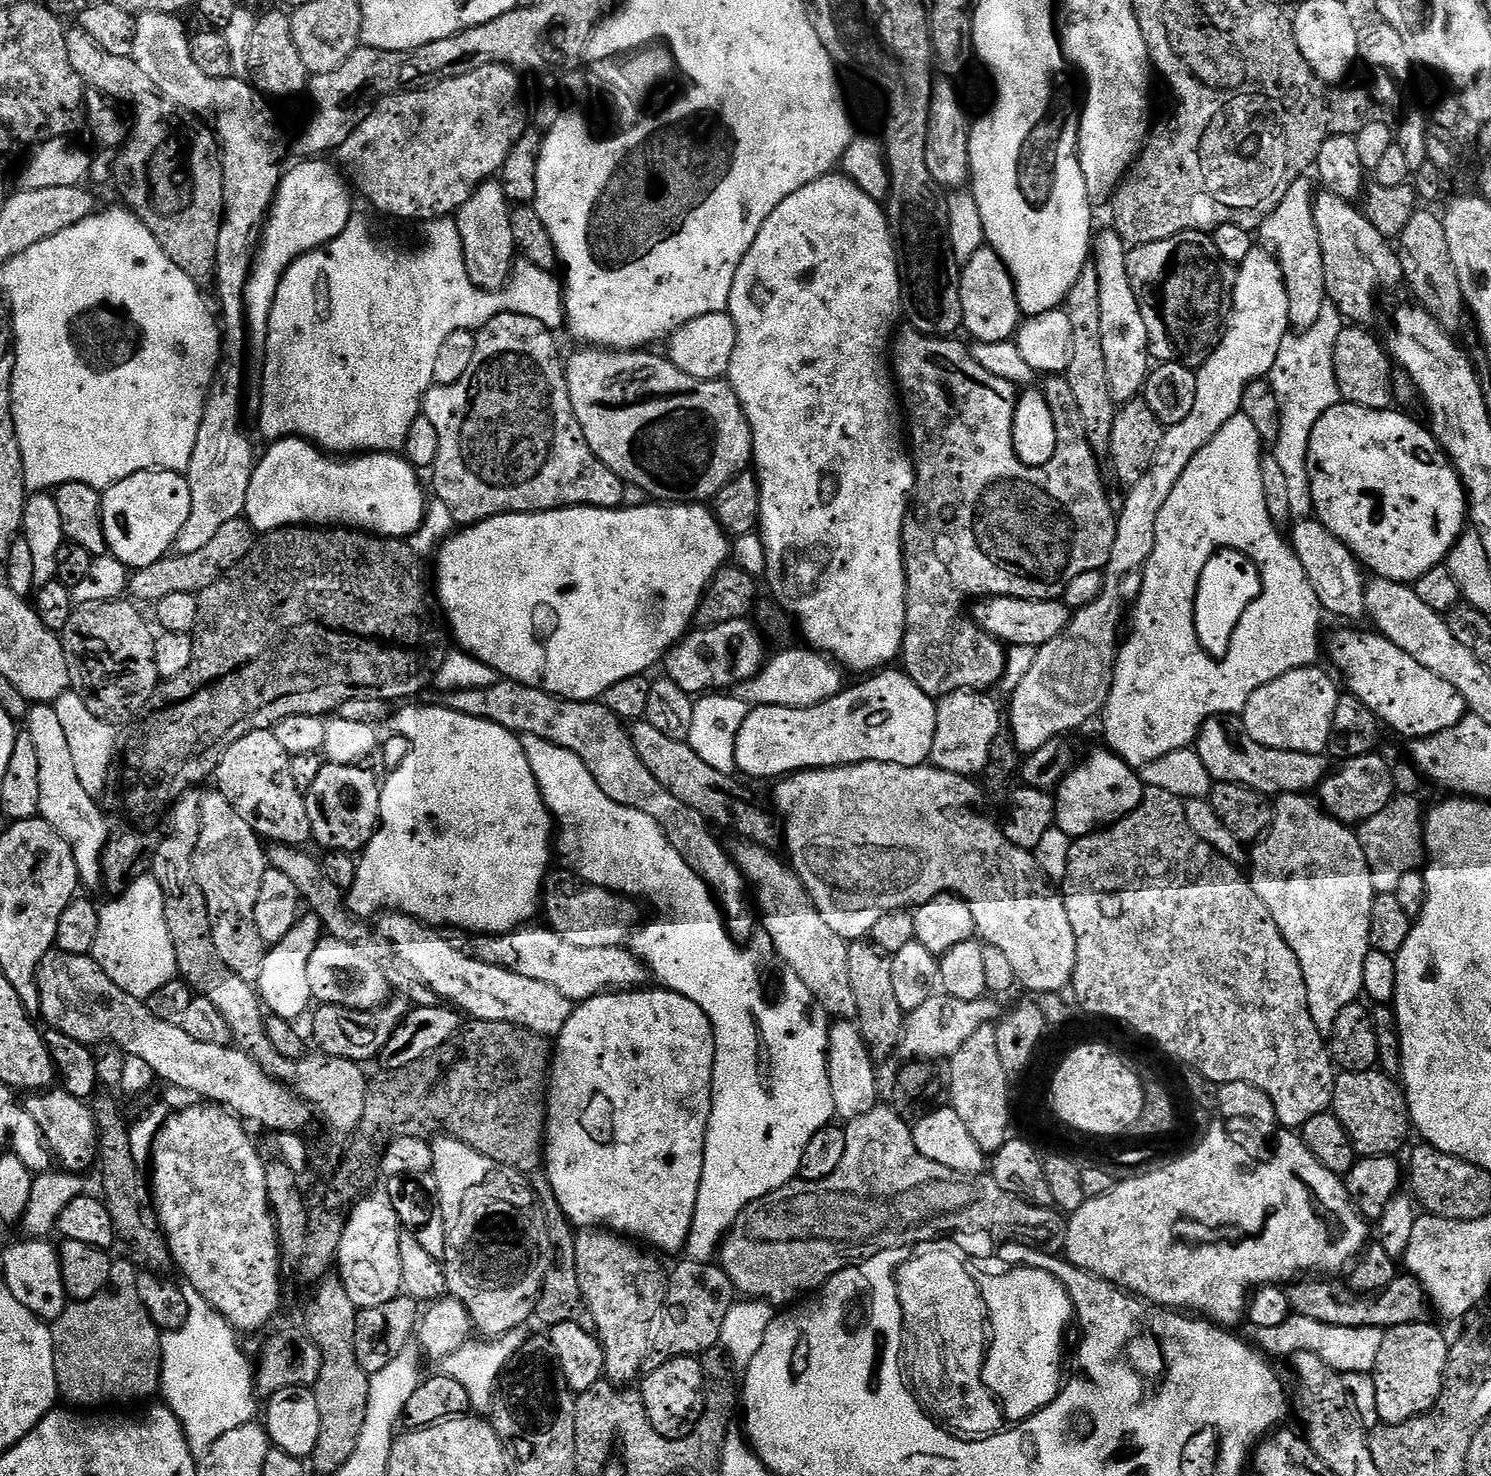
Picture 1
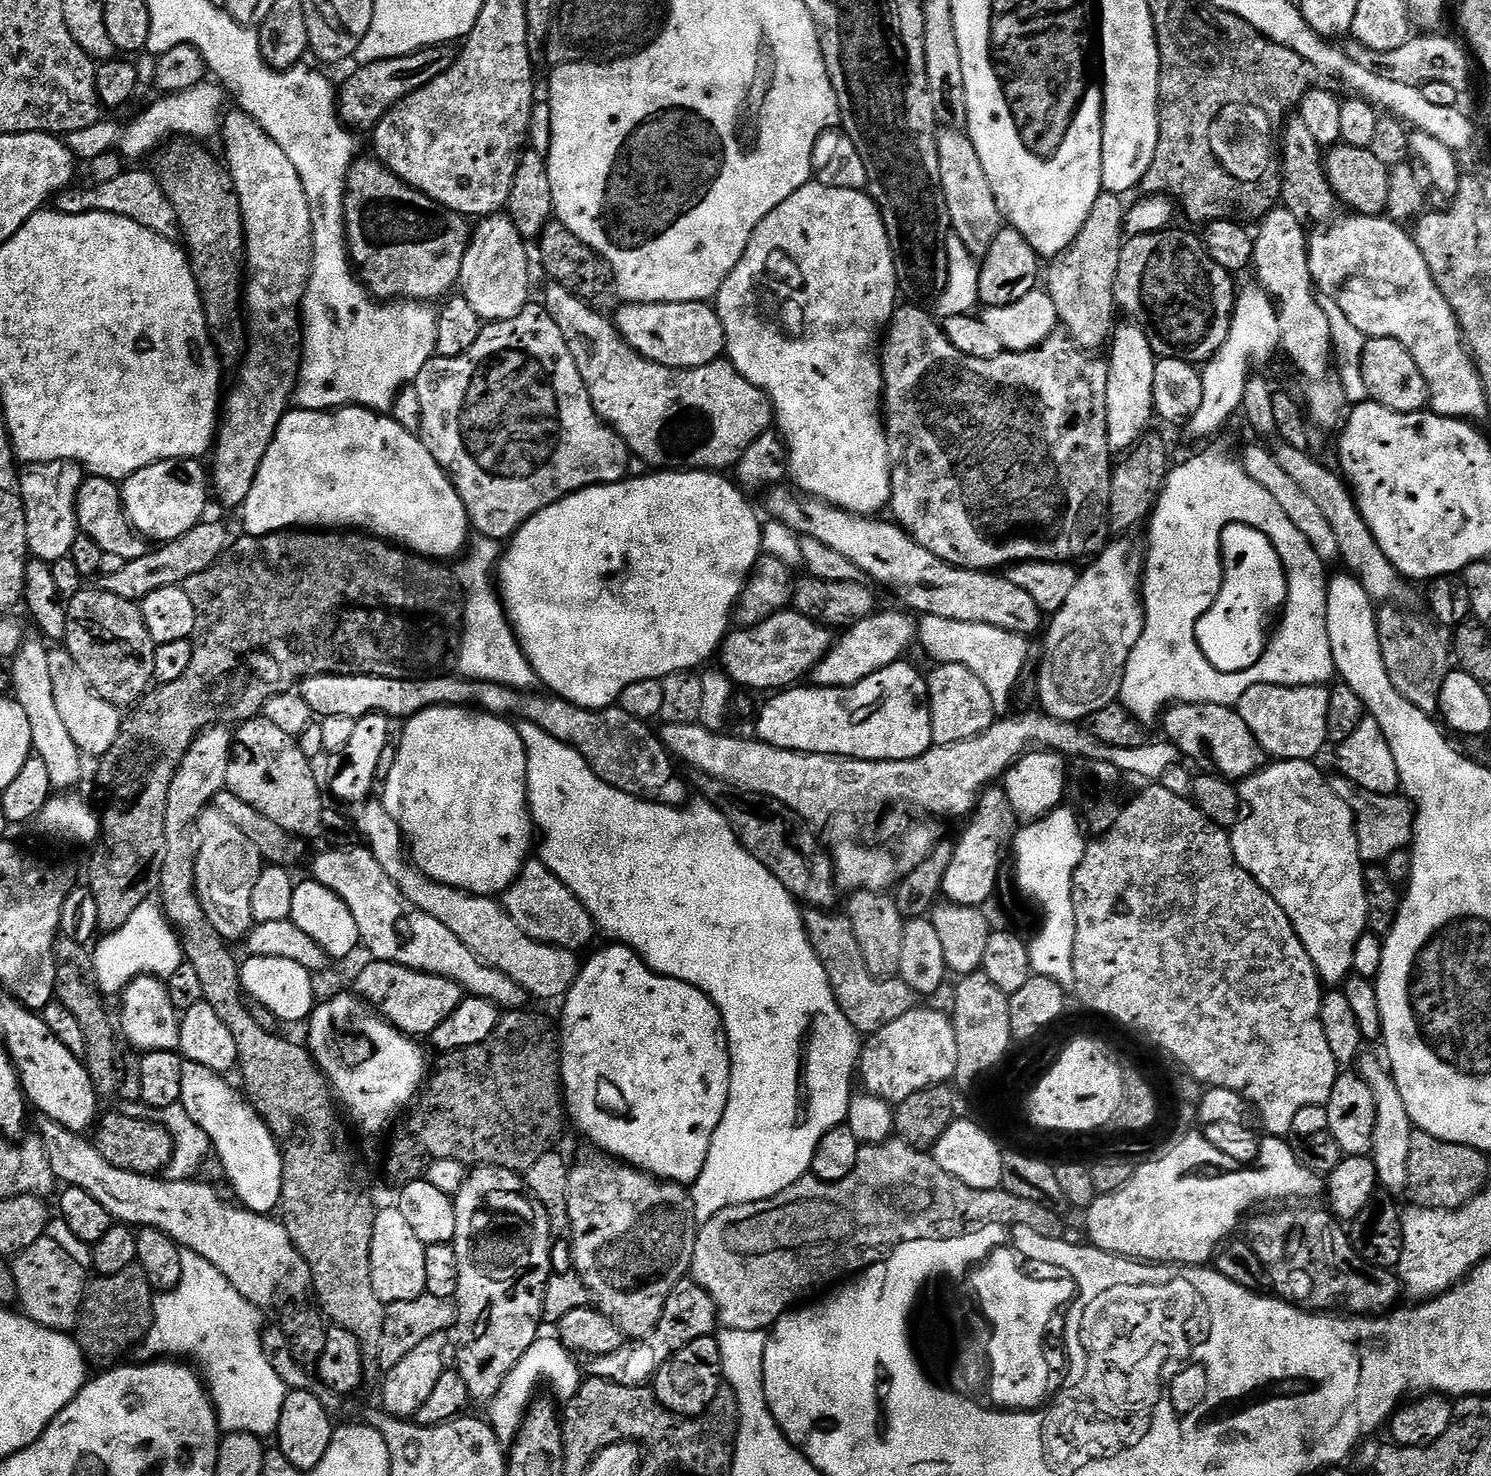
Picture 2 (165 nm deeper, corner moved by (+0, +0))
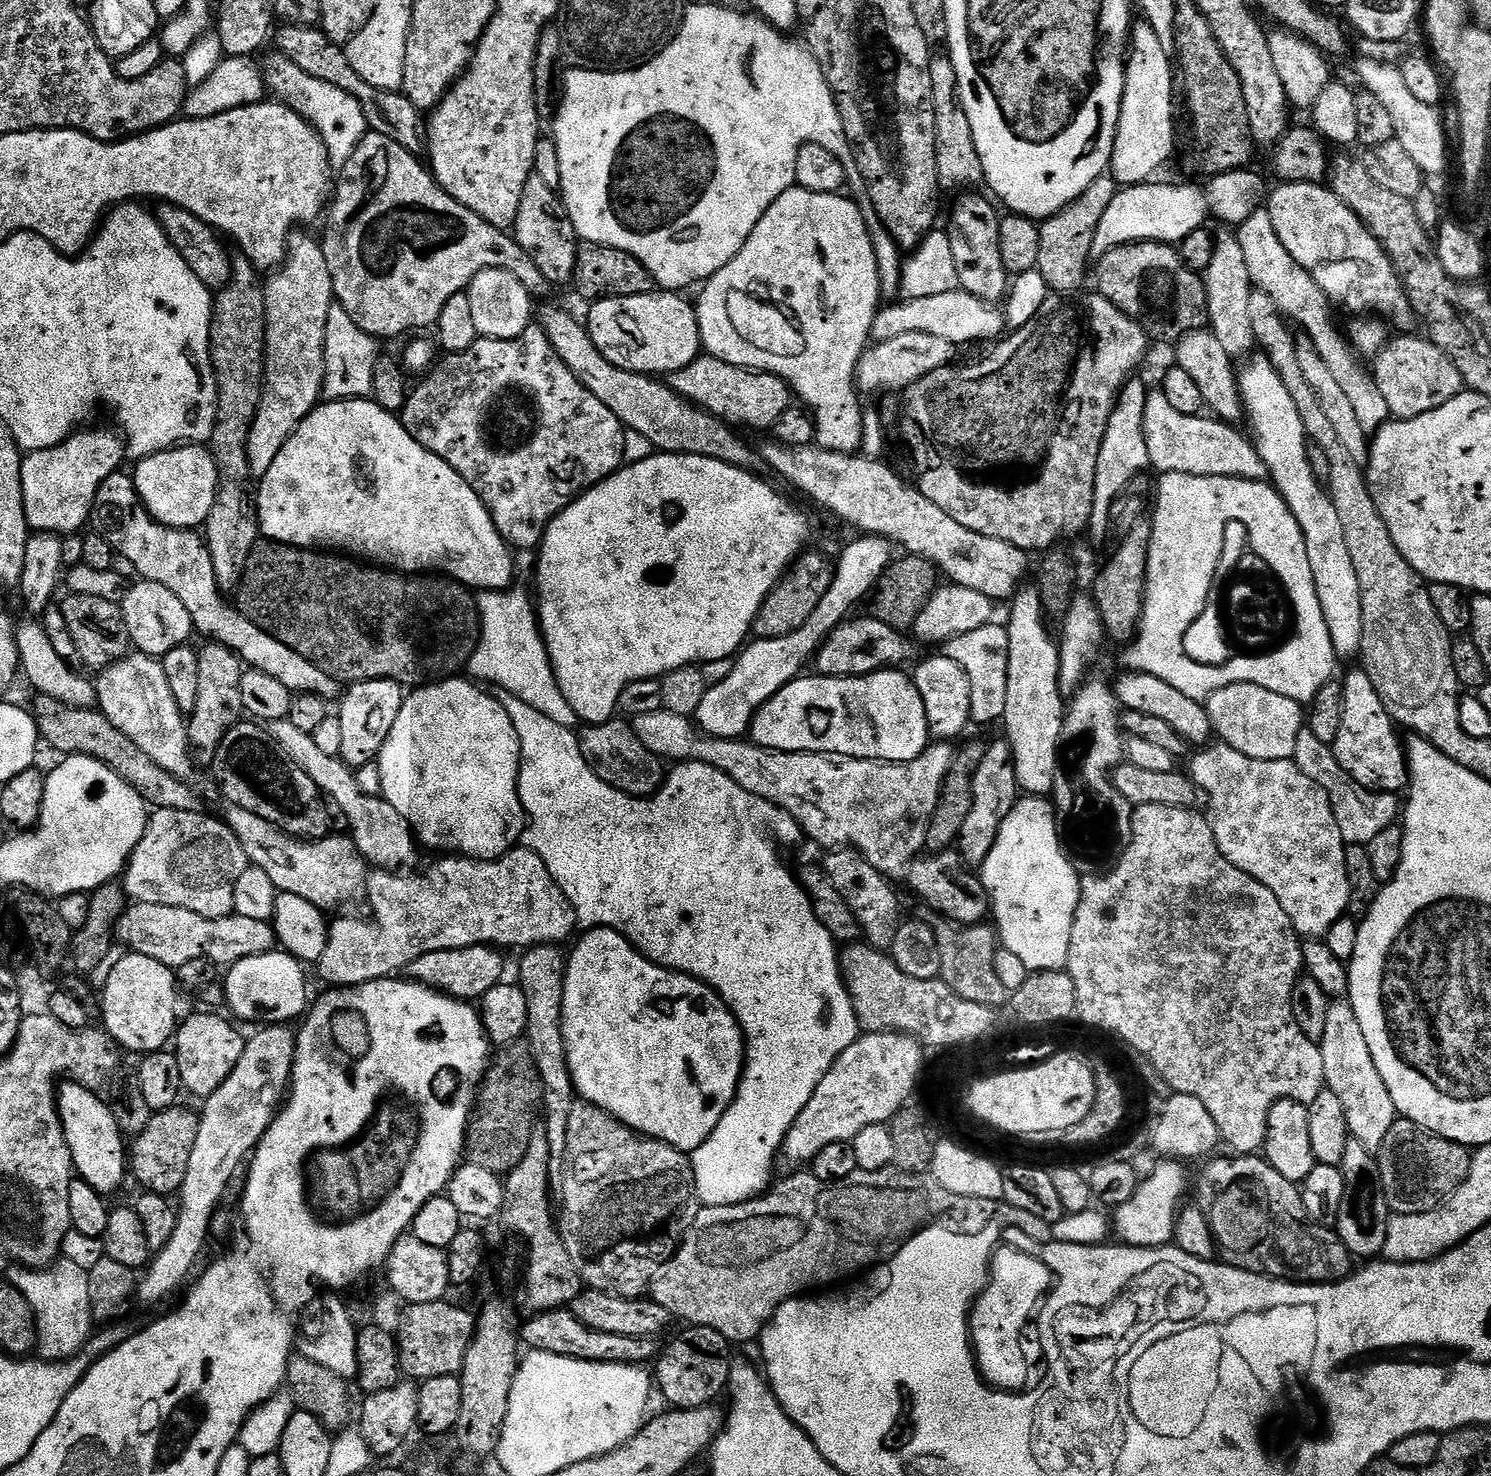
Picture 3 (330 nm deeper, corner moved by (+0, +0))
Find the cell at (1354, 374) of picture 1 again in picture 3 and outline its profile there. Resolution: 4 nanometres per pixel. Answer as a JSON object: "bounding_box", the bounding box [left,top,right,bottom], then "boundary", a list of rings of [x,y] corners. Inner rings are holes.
{"bounding_box":[1370,334,1465,420],"boundary":[[[1396,334],[1374,358],[1370,372],[1378,390],[1389,406],[1390,417],[1398,420],[1418,418],[1418,414],[1430,414],[1438,406],[1446,406],[1450,398],[1465,391],[1464,379],[1446,353],[1423,335]]]}

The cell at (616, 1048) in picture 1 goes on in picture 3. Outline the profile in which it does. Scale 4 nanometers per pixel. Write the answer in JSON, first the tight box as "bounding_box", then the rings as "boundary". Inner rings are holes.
{"bounding_box":[562,928,744,1154],"boundary":[[[594,928],[583,933],[584,937],[576,944],[576,949],[568,956],[568,969],[564,979],[564,1009],[562,1010],[562,1030],[566,1042],[566,1058],[570,1066],[572,1084],[579,1099],[588,1100],[594,1106],[606,1110],[614,1118],[621,1120],[627,1128],[632,1128],[642,1136],[651,1136],[661,1140],[679,1152],[691,1154],[696,1151],[710,1134],[714,1134],[714,1126],[722,1122],[722,1114],[732,1105],[736,1097],[736,1087],[744,1070],[744,1032],[734,1018],[732,1011],[724,1005],[724,1000],[708,985],[688,976],[685,972],[674,972],[664,968],[652,960],[647,960],[631,942],[620,932],[609,928]]]}

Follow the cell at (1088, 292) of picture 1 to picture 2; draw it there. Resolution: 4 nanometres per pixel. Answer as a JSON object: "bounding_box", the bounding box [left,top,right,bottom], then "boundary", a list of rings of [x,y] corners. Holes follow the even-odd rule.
{"bounding_box":[1046,191,1126,350],"boundary":[[[1101,191],[1098,202],[1094,202],[1094,210],[1090,210],[1090,218],[1086,218],[1078,238],[1074,238],[1072,245],[1061,256],[1055,257],[1049,263],[1052,265],[1049,268],[1047,265],[1046,268],[1047,294],[1054,302],[1054,310],[1058,310],[1063,331],[1076,341],[1077,348],[1100,350],[1096,348],[1102,347],[1101,349],[1103,349],[1114,331],[1112,315],[1117,315],[1118,312],[1116,299],[1114,298],[1114,282],[1118,274],[1118,262],[1126,239],[1126,204],[1123,204],[1123,202],[1124,200],[1119,195]]]}

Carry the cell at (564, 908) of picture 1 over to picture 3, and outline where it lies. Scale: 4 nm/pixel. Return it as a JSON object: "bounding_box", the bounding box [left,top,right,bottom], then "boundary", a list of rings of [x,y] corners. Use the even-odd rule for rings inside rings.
{"bounding_box":[318,846,578,988],"boundary":[[[517,846],[511,852],[507,852],[505,856],[499,856],[497,860],[474,860],[465,858],[459,854],[448,854],[440,860],[437,864],[432,864],[428,868],[428,873],[425,876],[404,876],[408,874],[397,874],[392,870],[376,870],[368,876],[368,895],[366,897],[367,903],[372,903],[372,920],[332,920],[328,929],[328,941],[326,942],[326,950],[322,950],[322,958],[318,962],[318,969],[320,968],[320,976],[328,983],[328,986],[339,986],[342,988],[354,988],[357,984],[369,984],[371,980],[386,980],[395,977],[397,974],[403,973],[407,969],[410,962],[414,962],[414,958],[422,958],[422,954],[430,954],[434,950],[458,950],[459,948],[469,948],[475,944],[487,944],[489,946],[499,946],[501,949],[509,950],[508,948],[516,947],[519,950],[527,950],[535,948],[537,944],[555,944],[557,946],[563,945],[564,939],[571,934],[572,931],[577,931],[578,925],[576,922],[576,911],[572,909],[572,903],[566,898],[566,894],[562,894],[562,890],[558,886],[558,882],[554,882],[554,878],[550,874],[550,870],[546,870],[546,862],[542,862],[542,858],[538,854],[534,854],[529,848]]]}

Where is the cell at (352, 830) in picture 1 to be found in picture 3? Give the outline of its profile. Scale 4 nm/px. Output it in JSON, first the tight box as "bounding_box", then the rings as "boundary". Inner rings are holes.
{"bounding_box":[338,680,405,770],"boundary":[[[363,680],[360,684],[351,685],[339,697],[338,715],[342,726],[342,750],[339,757],[349,768],[357,770],[379,757],[394,722],[398,722],[398,714],[405,699],[405,689],[393,680]]]}

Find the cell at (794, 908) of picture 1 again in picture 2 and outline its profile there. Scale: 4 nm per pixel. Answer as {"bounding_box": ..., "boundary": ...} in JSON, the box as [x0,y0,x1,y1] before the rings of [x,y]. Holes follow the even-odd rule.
{"bounding_box":[803,910,918,1034],"boundary":[[[808,910],[803,915],[804,928],[807,930],[810,942],[818,954],[826,974],[830,978],[830,986],[834,990],[834,998],[838,1002],[842,1014],[846,1014],[846,1018],[853,1024],[857,1032],[871,1034],[882,1030],[882,1026],[890,1026],[890,1022],[894,1022],[894,1018],[902,1018],[902,1014],[906,1014],[911,1008],[917,1007],[918,997],[916,993],[908,988],[903,980],[872,976],[870,970],[867,969],[863,952],[859,948],[858,938],[854,934],[854,927],[849,922],[847,915],[832,916],[836,914],[829,914],[824,910]]]}

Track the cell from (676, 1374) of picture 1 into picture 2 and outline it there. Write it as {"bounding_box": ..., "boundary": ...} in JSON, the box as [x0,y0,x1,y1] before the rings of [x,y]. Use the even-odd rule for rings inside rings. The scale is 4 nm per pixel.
{"bounding_box":[654,1336,724,1418],"boundary":[[[716,1336],[694,1338],[690,1346],[686,1346],[680,1352],[674,1352],[656,1371],[654,1391],[658,1402],[666,1410],[670,1410],[676,1416],[695,1418],[707,1412],[708,1407],[716,1403],[722,1391],[723,1374],[724,1363]]]}

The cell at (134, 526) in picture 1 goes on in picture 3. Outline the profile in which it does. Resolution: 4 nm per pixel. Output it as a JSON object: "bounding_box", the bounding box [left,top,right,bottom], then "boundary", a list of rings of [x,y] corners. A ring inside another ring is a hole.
{"bounding_box":[135,446,218,529],"boundary":[[[177,446],[167,448],[135,465],[136,489],[148,513],[168,528],[199,529],[207,524],[214,506],[218,470],[211,451],[204,446]]]}

